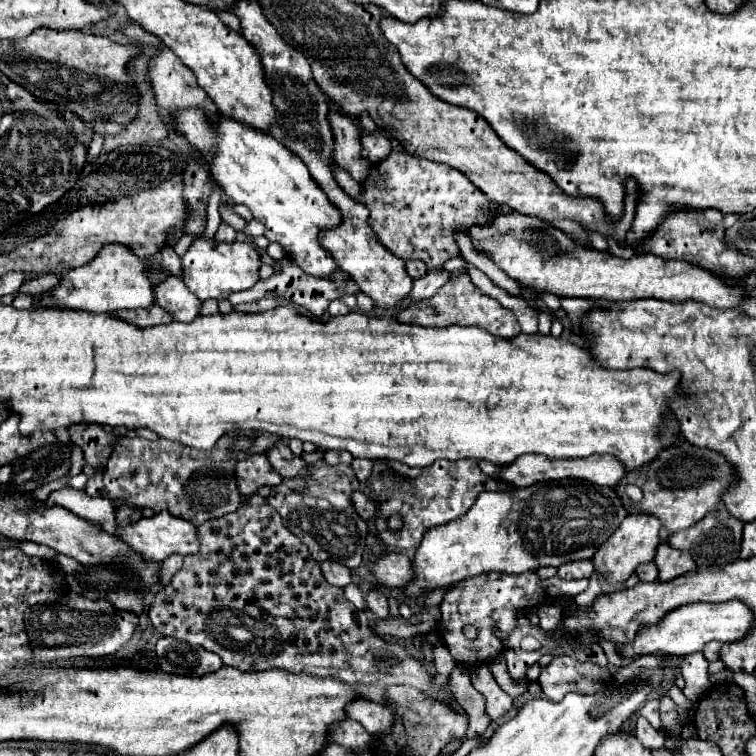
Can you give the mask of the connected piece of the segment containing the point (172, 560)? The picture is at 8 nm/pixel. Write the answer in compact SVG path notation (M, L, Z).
M176 554L176 556L168 556L168 558L160 564L160 578L162 578L162 584L164 584L164 586L168 586L168 584L172 582L170 578L174 578L174 574L180 570L182 560L184 560L184 558L180 558L180 556Z

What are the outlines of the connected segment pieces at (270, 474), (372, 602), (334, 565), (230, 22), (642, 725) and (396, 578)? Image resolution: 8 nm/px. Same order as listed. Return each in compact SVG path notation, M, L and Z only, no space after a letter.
M252 454L236 462L236 484L242 496L252 496L262 484L276 486L282 476L272 468L266 454Z
M370 590L366 596L366 604L368 608L378 616L378 618L388 618L390 616L390 608L388 608L388 600L382 592L378 590Z
M324 562L322 564L322 574L328 584L332 586L348 586L350 584L350 570L346 566L340 566L338 562Z
M219 10L217 11L220 19L226 26L228 26L230 29L234 30L235 32L238 32L239 34L242 34L242 29L240 26L240 22L232 12L229 10Z
M638 716L638 724L636 724L636 732L634 736L650 750L662 748L666 742L666 734L662 728L654 728L644 716Z
M390 552L375 560L372 574L378 584L390 588L402 588L412 580L412 564L408 554Z

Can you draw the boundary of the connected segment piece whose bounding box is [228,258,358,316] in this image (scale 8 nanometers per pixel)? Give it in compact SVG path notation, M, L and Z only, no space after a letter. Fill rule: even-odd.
M284 258L282 262L282 270L278 274L272 274L268 280L264 282L257 282L252 288L231 294L228 300L233 306L241 303L253 302L262 299L268 290L276 292L276 296L280 298L286 298L302 308L306 308L312 316L322 316L326 310L328 310L328 304L336 298L342 298L346 294L346 288L352 288L352 294L358 290L356 286L356 280L352 280L346 272L342 270L336 270L334 274L330 276L324 276L324 278L316 278L312 274L306 274L304 270L300 270L300 266L296 266L296 262L292 262L292 258Z

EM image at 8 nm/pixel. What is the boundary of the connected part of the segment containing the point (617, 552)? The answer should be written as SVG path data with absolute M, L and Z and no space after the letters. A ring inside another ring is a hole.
M628 514L628 518L624 518L624 522L618 526L616 534L612 534L612 538L608 538L608 542L604 542L604 546L600 546L600 550L596 550L594 554L594 566L596 570L610 582L624 582L630 578L630 574L646 562L654 560L656 554L656 546L660 544L660 520L654 518L652 514Z

